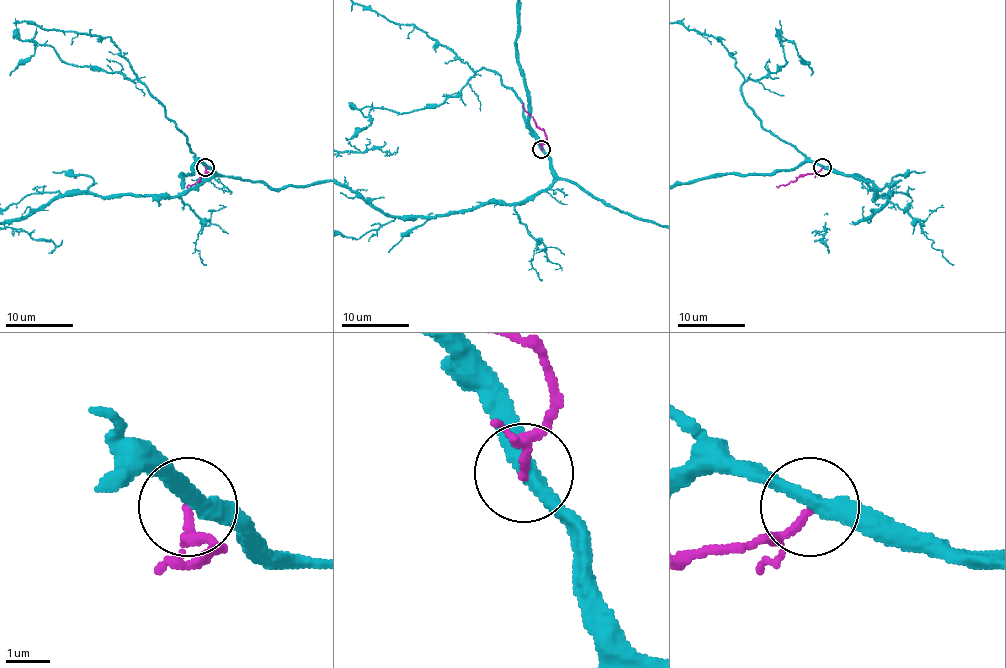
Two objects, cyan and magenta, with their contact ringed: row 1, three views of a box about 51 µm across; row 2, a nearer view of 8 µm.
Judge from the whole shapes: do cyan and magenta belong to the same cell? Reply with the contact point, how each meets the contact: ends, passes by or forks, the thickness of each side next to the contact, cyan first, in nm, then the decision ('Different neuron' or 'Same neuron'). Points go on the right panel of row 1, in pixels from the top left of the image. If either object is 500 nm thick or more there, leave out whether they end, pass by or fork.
Place: (822, 167). At the ring cyan passes by. At the ring magenta passes by. Thickness 340 nm (cyan) against 130 nm. Different neuron

